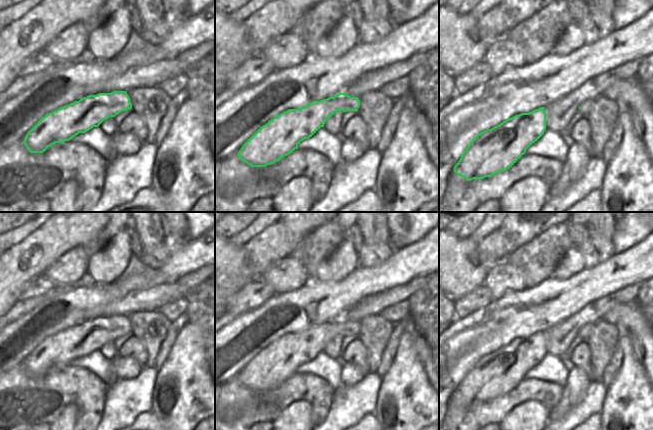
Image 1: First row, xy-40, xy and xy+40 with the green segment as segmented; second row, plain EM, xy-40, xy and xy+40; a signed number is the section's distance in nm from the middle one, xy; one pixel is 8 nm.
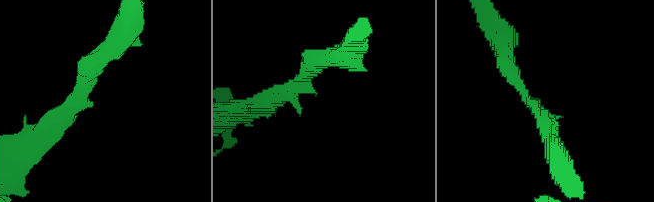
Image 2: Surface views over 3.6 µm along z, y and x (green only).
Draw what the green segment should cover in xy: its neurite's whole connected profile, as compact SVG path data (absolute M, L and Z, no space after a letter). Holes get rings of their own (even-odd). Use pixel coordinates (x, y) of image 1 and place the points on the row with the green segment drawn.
M339 93L333 97L321 101L313 101L299 109L289 109L260 127L242 146L238 156L251 167L265 167L271 165L283 157L298 149L298 144L312 137L326 120L337 111L358 111L360 100L345 93Z

